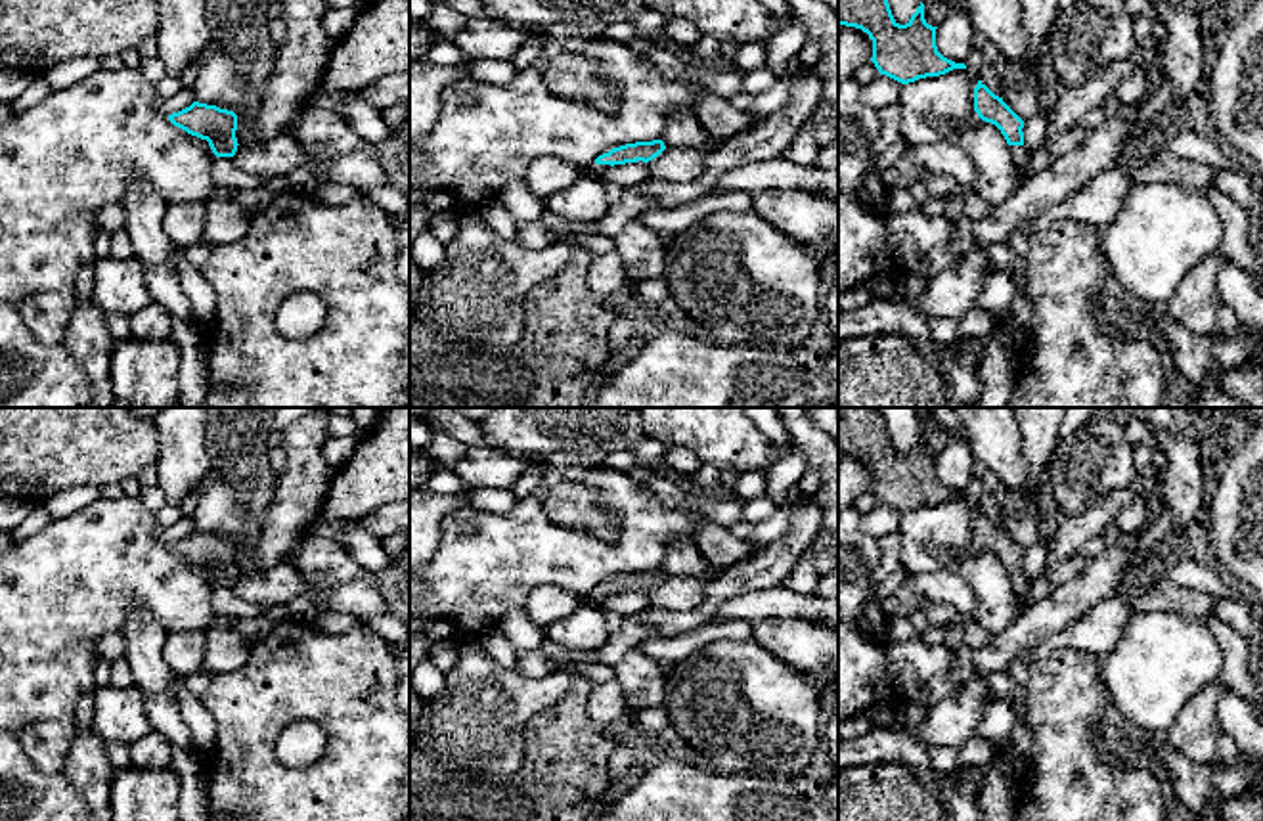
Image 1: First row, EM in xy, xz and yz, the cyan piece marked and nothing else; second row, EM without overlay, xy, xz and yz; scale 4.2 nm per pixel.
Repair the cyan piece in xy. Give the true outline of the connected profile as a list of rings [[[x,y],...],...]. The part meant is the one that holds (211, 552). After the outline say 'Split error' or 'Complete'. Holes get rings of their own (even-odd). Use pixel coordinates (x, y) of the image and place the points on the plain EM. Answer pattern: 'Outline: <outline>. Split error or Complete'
Outline: [[[193,530],[168,544],[168,549],[188,563],[207,568],[216,586],[233,586],[237,580],[237,544],[233,540]]]. Complete

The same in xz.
Outline: [[[662,568],[653,570],[635,570],[610,578],[609,582],[599,584],[591,593],[586,595],[584,605],[589,609],[597,609],[603,601],[607,601],[614,593],[626,591],[649,591],[658,586],[666,578]]]. Split error

